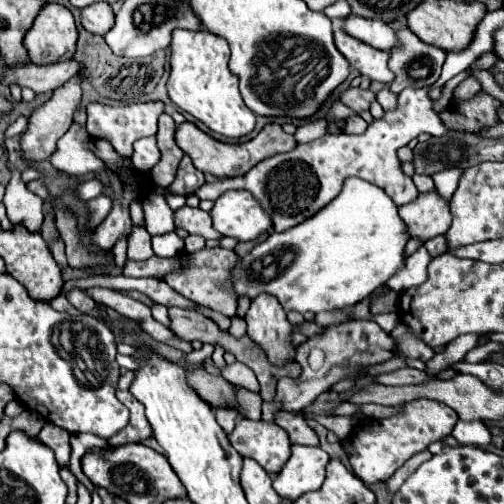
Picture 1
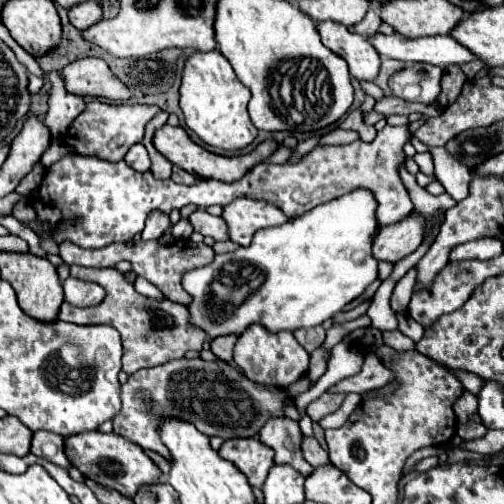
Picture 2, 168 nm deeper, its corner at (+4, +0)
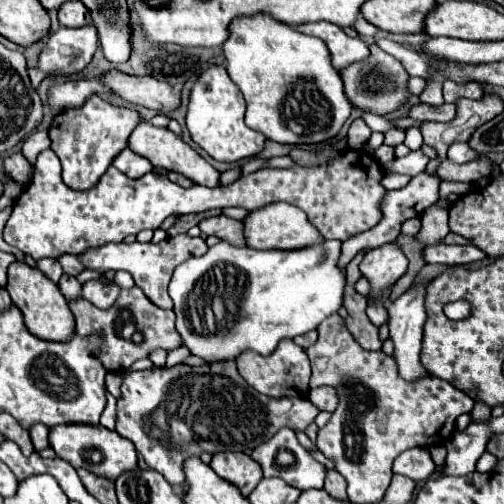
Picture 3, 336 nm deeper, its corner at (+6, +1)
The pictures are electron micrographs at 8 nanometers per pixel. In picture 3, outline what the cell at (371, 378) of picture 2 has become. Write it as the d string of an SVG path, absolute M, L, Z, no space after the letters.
M322 386L322 388L314 388L308 392L308 398L310 402L322 410L322 412L334 412L336 404L338 404L338 398L336 398L336 390L334 388L328 388L328 386Z

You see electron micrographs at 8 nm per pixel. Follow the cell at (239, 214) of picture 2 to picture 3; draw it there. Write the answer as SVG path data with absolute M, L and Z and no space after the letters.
M286 202L268 204L260 210L250 212L250 216L244 220L244 234L250 248L264 248L264 250L300 250L306 246L322 244L324 240L324 236L308 222L306 214Z

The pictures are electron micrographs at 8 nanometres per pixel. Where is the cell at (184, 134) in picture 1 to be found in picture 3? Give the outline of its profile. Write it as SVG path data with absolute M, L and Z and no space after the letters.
M140 122L128 138L128 148L132 152L136 152L138 156L148 158L152 162L152 166L156 166L156 168L164 168L168 172L184 174L186 178L194 180L194 184L200 184L200 186L208 186L208 188L218 186L218 176L220 174L196 150L192 150L180 136L176 136L168 128L158 128L150 122Z

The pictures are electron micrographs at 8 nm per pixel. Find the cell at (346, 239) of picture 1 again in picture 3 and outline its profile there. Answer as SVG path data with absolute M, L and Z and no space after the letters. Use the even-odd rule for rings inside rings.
M324 240L322 244L318 246L310 246L310 248L302 248L302 250L290 250L290 252L284 252L284 250L254 250L250 246L242 246L242 248L236 248L236 246L230 246L228 242L218 242L216 246L208 248L208 252L200 258L190 258L186 262L182 262L176 270L174 270L174 276L172 276L172 282L170 282L170 298L174 300L174 314L176 314L176 330L178 334L182 336L182 344L190 350L190 354L202 358L204 362L212 364L212 362L224 362L224 360L234 360L238 358L238 354L242 354L244 350L254 350L262 356L268 356L276 350L278 342L284 340L284 338L294 338L294 336L300 336L300 334L306 334L314 328L318 328L318 324L328 318L330 314L338 312L338 308L342 306L342 294L344 294L344 284L346 284L346 274L342 274L342 270L336 266L336 260L340 256L340 240ZM218 296L218 314L212 312L212 302L214 298Z

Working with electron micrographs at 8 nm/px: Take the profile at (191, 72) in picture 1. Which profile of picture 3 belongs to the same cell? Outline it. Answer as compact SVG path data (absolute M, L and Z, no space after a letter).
M210 66L200 74L198 82L192 88L186 126L192 140L214 160L218 162L238 162L244 158L252 158L264 150L266 136L250 130L244 124L246 102L238 86L230 80L224 66Z

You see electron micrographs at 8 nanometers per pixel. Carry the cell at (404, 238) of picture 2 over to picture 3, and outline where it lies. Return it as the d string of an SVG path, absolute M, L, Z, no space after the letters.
M384 244L368 250L360 262L362 276L370 282L368 300L380 300L384 290L394 286L408 268L408 260L396 244Z

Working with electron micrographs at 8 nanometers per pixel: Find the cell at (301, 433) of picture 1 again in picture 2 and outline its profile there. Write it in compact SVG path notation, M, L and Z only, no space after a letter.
M302 437L300 449L302 449L304 459L306 459L312 467L320 467L320 465L328 463L328 453L320 447L320 443L316 441L316 437Z

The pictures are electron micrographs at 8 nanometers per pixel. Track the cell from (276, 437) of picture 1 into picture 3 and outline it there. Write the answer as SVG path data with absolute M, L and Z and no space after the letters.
M220 452L212 456L210 468L226 482L234 484L242 496L248 496L262 480L262 468L242 452Z

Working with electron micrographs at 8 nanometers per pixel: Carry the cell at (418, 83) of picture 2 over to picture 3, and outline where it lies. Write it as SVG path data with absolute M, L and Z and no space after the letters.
M430 80L428 86L426 86L426 90L422 92L420 100L426 102L426 104L430 104L430 106L440 106L440 104L444 104L444 100L442 100L442 84Z

